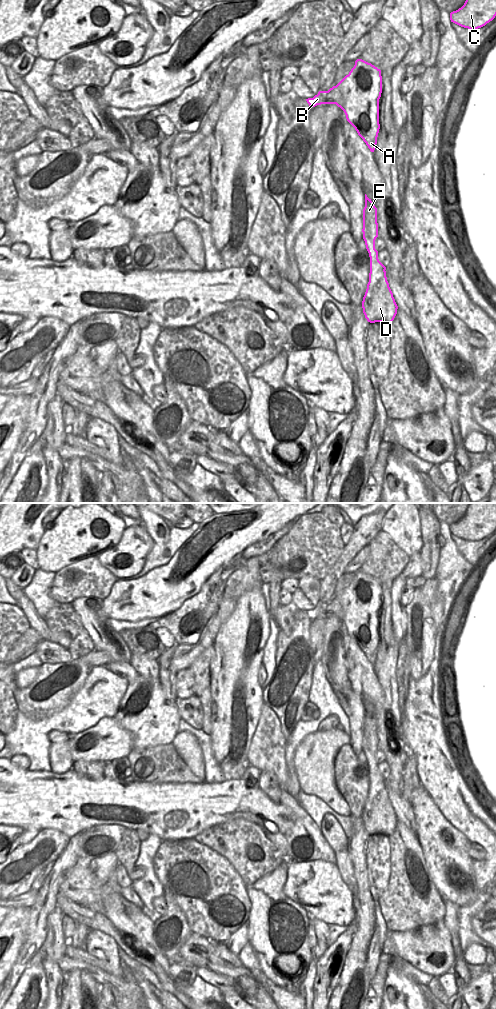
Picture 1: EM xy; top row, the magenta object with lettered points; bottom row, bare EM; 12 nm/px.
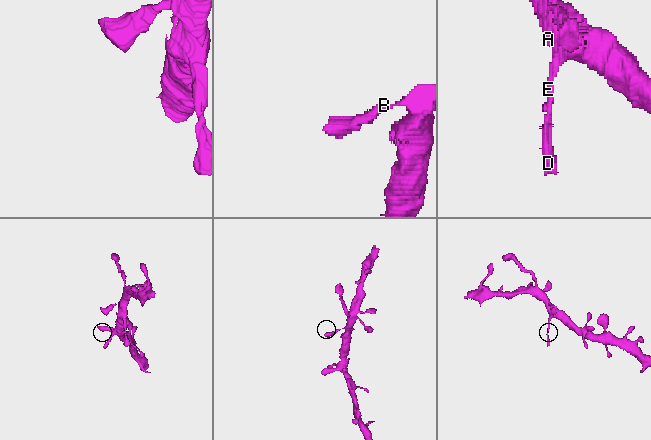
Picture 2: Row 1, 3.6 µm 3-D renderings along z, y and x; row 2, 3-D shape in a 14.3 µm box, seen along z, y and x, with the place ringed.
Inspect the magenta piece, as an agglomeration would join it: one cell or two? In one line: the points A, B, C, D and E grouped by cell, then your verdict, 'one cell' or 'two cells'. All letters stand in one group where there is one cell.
A B C D E | one cell

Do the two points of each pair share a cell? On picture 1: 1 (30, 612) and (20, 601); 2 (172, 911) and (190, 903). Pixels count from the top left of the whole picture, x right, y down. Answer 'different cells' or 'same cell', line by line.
1: same cell
2: different cells

